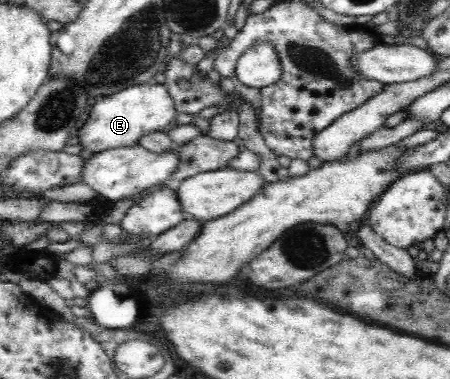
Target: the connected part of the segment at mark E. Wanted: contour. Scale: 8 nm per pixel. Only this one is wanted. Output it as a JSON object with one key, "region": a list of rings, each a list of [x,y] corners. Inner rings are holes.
{"region":[[[150,80],[147,83],[133,83],[116,91],[115,94],[97,98],[92,106],[90,117],[79,129],[81,148],[91,152],[137,145],[143,134],[153,131],[166,131],[169,122],[177,117],[174,99],[166,85]]]}

